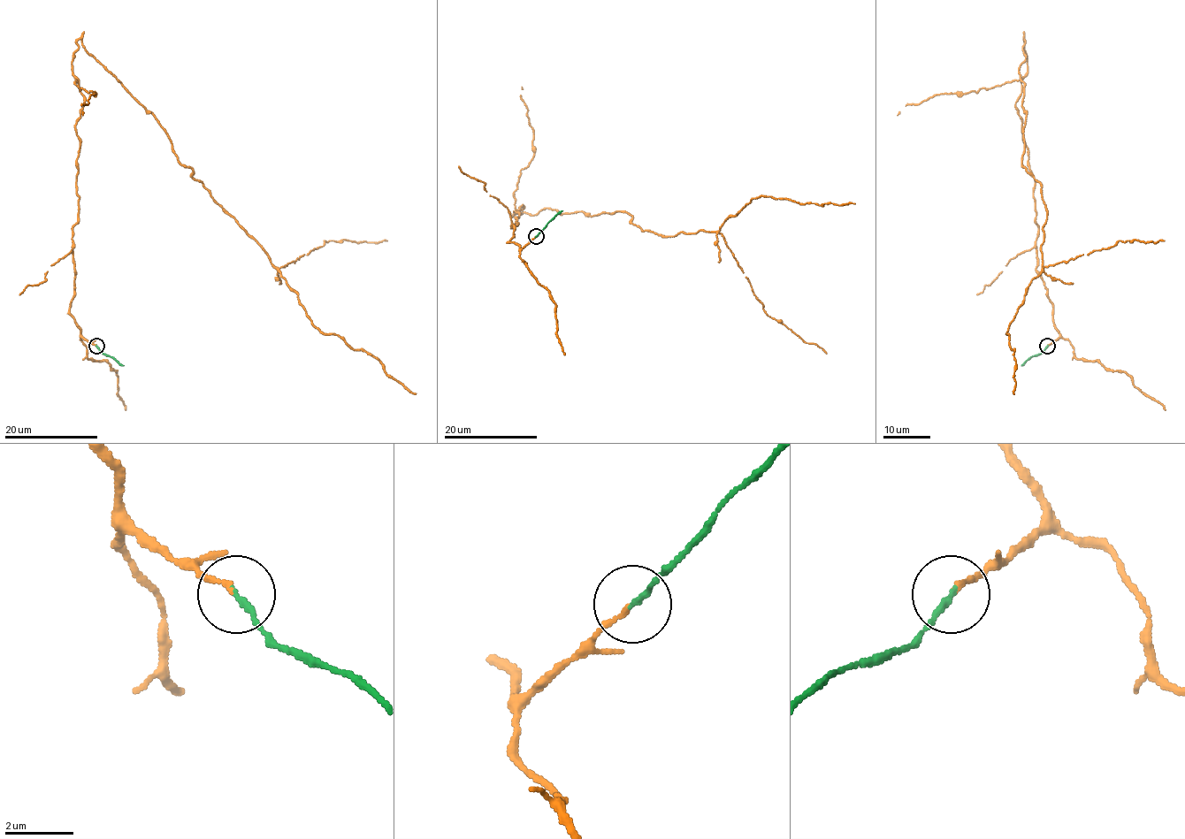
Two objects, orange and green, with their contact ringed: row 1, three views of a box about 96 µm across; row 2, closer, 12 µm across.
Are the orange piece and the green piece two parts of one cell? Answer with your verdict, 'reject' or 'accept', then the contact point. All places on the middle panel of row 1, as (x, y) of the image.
accept; place (536, 236)

